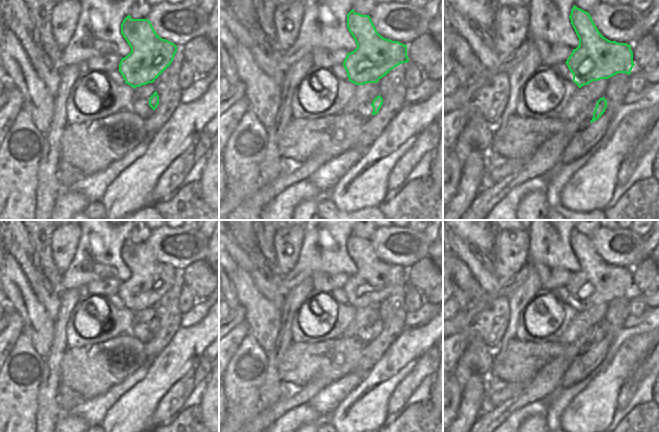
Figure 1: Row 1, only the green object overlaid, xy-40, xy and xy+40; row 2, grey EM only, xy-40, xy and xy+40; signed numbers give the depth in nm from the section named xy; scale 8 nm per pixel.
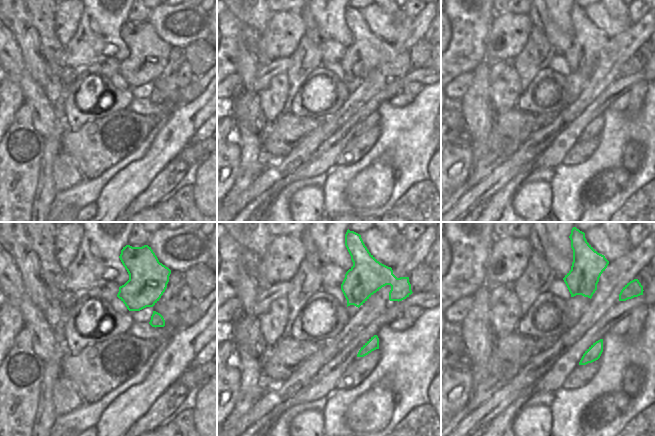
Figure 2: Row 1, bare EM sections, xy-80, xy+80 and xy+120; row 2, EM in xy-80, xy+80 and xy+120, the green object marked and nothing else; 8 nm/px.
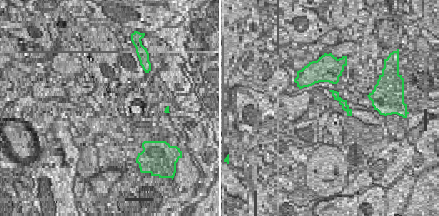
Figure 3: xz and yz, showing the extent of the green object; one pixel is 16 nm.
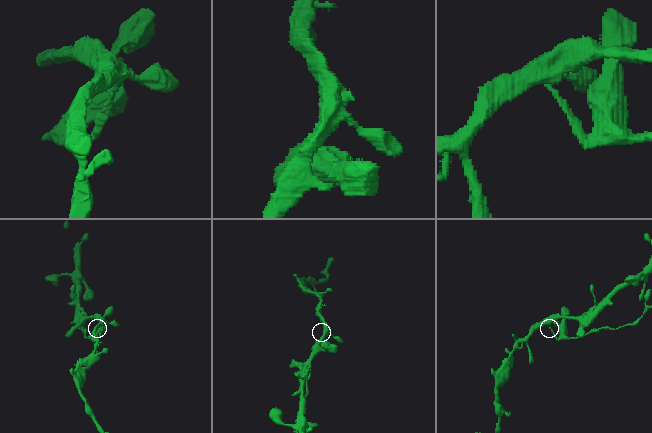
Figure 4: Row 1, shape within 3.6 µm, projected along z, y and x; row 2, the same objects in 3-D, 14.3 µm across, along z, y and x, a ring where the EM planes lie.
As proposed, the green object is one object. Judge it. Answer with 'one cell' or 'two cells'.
two cells

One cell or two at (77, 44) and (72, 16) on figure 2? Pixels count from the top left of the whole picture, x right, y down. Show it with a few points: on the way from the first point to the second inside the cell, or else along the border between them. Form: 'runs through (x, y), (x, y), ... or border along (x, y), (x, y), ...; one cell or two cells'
border along (83, 10), (73, 35), (63, 47); two cells

